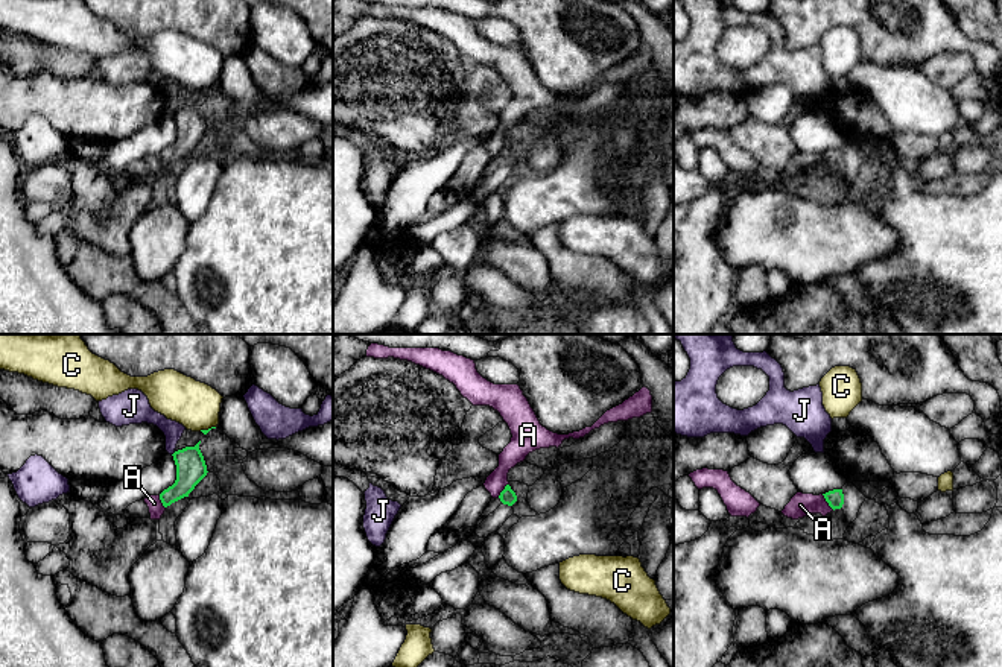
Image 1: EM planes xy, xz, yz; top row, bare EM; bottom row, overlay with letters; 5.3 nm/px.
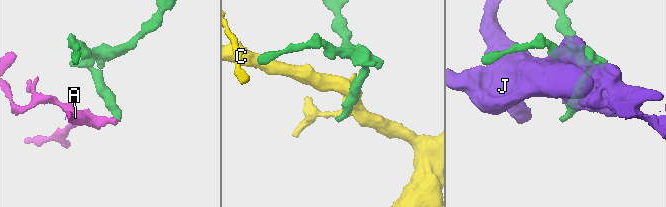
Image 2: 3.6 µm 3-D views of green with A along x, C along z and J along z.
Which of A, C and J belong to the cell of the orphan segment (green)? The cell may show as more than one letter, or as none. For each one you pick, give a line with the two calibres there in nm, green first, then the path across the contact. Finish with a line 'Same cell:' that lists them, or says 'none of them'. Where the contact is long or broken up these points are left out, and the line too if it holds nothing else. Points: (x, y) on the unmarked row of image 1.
Same cell: none of them

